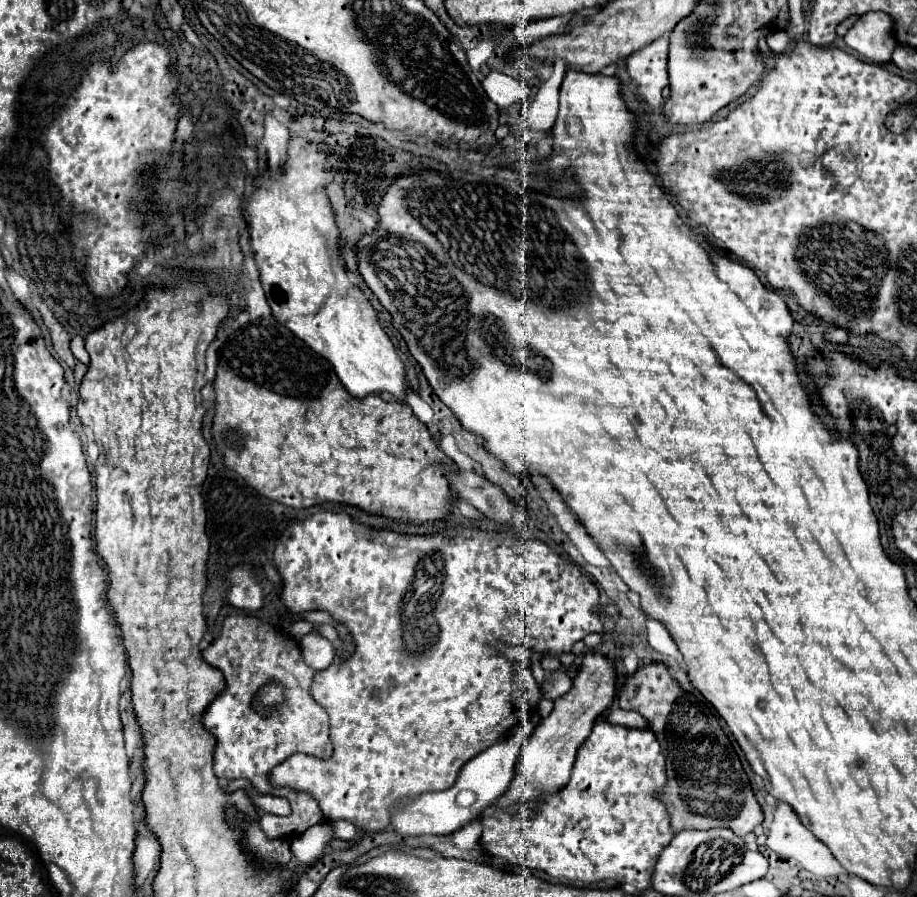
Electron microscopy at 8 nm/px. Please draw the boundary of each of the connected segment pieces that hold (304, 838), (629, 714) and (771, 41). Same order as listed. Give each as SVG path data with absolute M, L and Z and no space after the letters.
M317 823L317 825L309 827L309 831L305 831L303 835L299 835L291 841L291 853L299 861L299 865L311 867L323 857L323 853L327 851L331 841L333 841L331 825Z
M615 709L609 713L607 717L611 723L619 723L619 725L631 725L631 727L637 727L637 729L645 729L649 727L647 721L639 715L639 713L633 713L633 711L623 711L623 709Z
M777 31L773 35L767 35L767 45L775 55L779 55L791 47L791 37L785 31Z

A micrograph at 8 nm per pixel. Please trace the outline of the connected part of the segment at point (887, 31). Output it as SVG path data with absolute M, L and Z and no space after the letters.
M881 11L865 13L849 29L849 33L845 35L845 43L853 51L861 53L865 59L873 59L875 63L887 63L897 45L893 37L893 21Z

